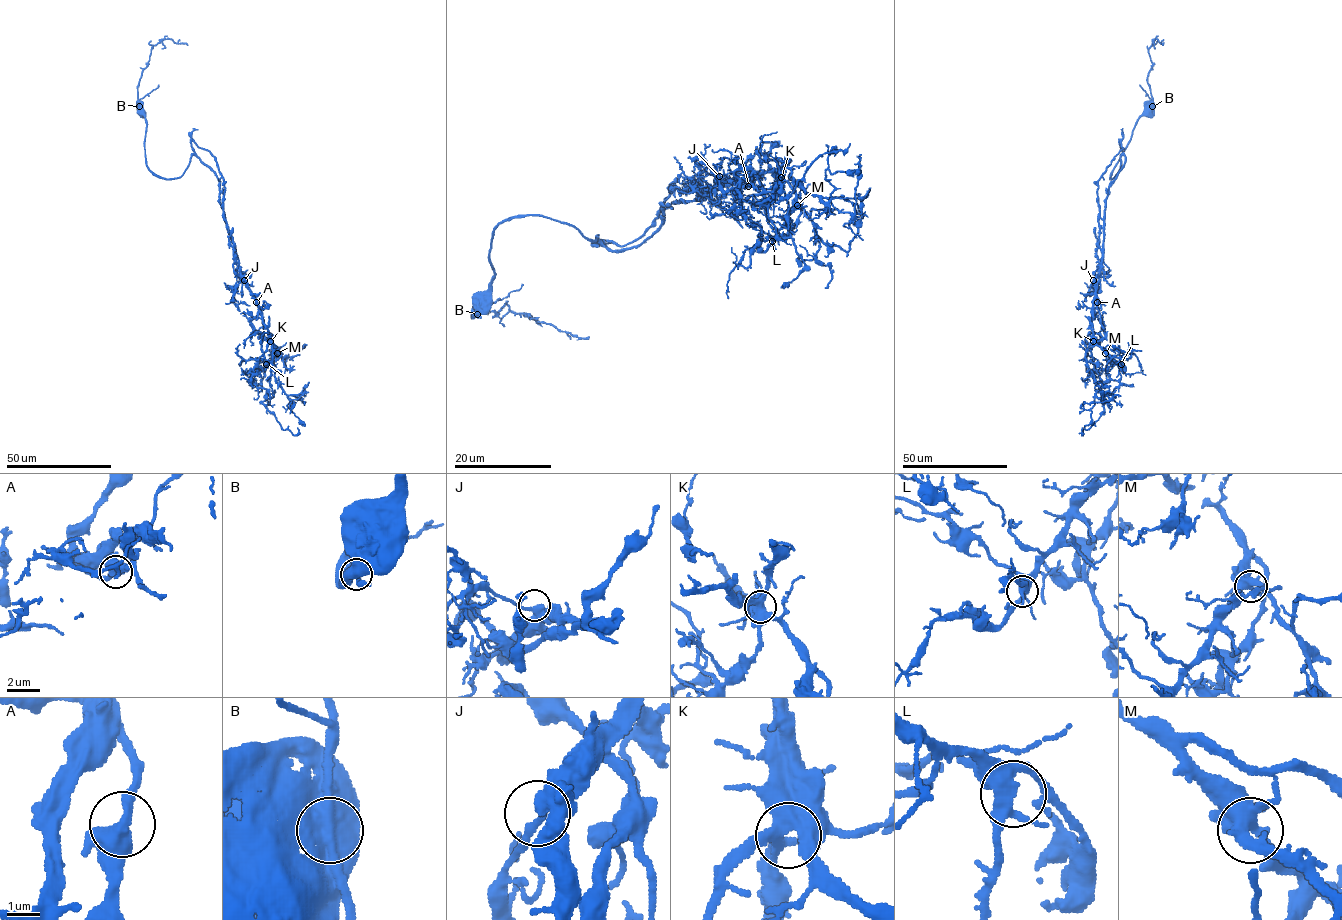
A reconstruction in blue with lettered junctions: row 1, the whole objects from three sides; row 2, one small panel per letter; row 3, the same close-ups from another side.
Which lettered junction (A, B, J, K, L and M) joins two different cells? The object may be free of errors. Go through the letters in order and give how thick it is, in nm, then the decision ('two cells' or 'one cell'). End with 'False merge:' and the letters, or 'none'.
A: calibre 550 nm; one cell
B: calibre 950 nm; two cells
J: calibre 360 nm; one cell
K: calibre 480 nm; one cell
L: calibre 440 nm; one cell
M: calibre 480 nm; one cell
False merge: B

